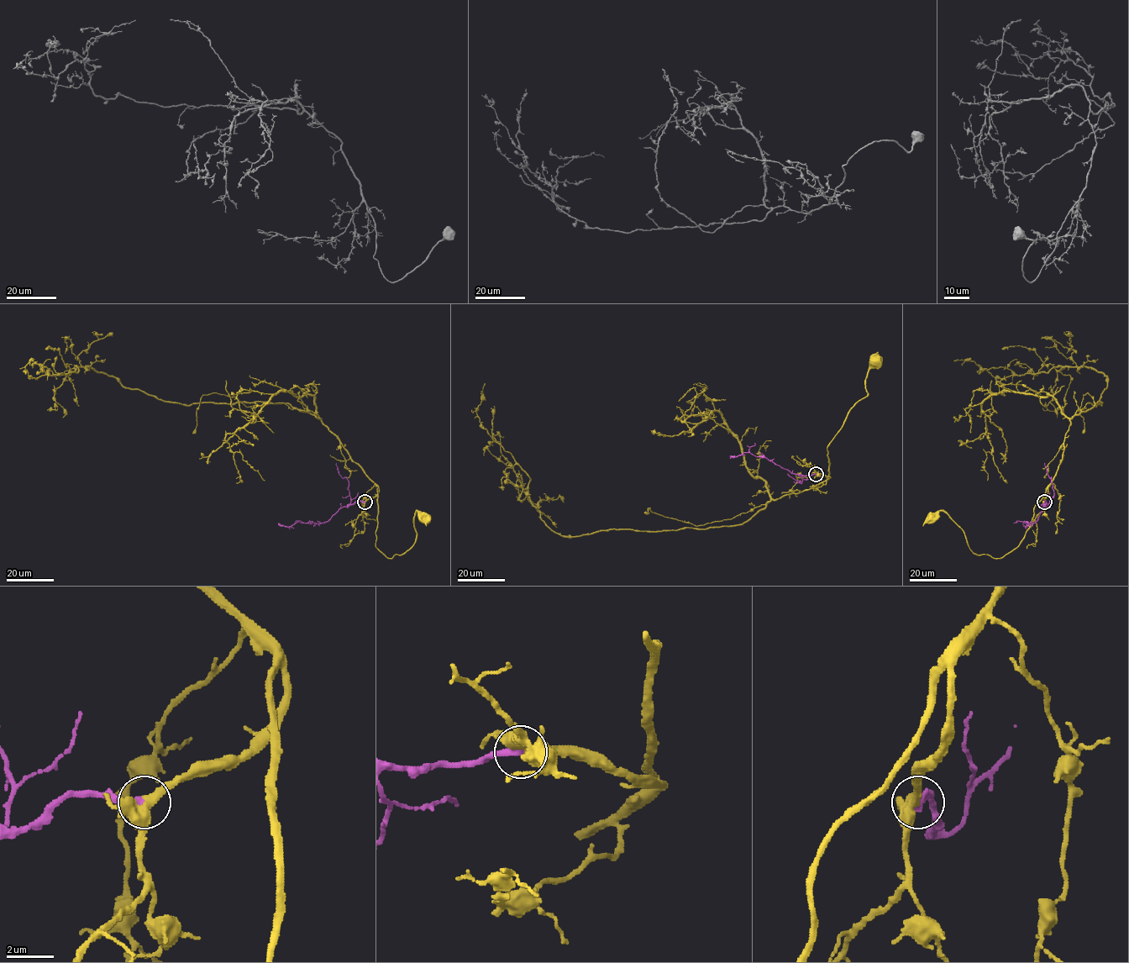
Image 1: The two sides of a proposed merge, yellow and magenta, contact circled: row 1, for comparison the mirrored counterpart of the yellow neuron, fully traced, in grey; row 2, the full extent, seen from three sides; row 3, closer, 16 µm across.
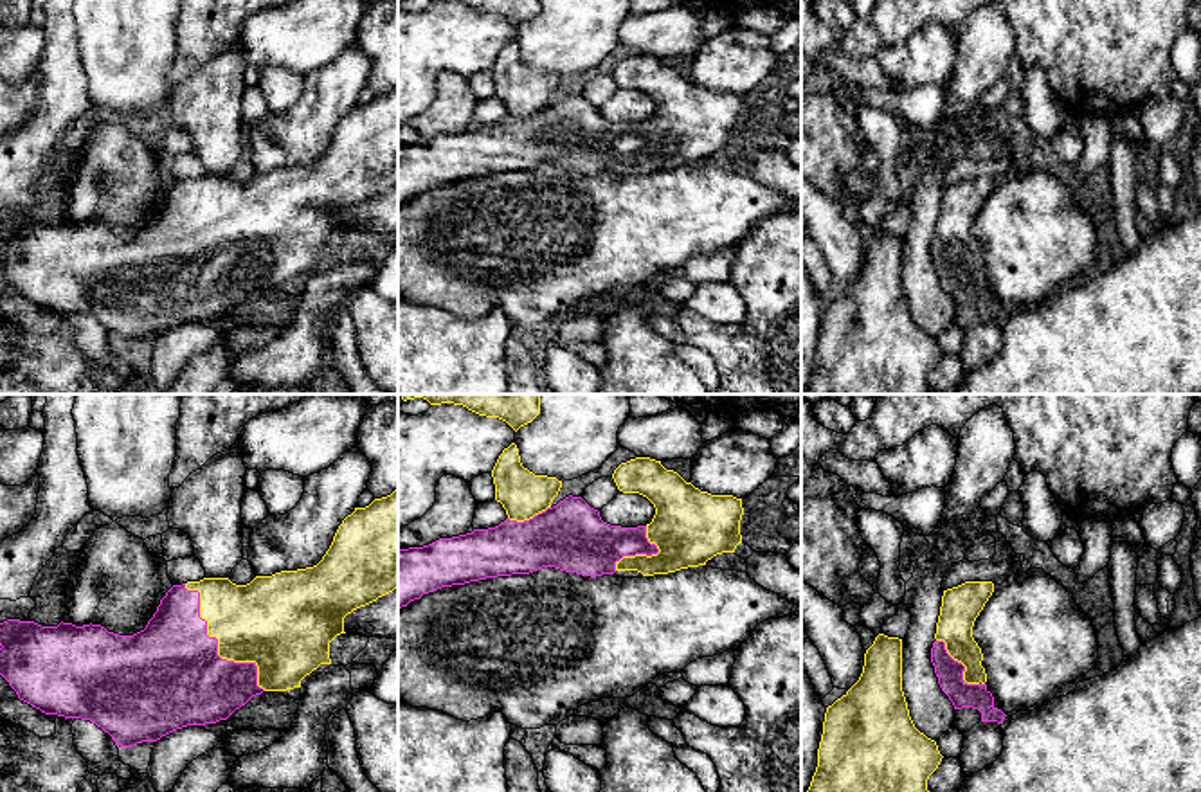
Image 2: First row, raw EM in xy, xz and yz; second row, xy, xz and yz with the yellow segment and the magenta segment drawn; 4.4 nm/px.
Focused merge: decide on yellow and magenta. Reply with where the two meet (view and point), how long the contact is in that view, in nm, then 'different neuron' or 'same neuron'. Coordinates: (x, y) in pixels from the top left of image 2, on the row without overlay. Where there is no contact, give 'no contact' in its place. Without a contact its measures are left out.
contact xy (218, 242); length 600 nm; same neuron

